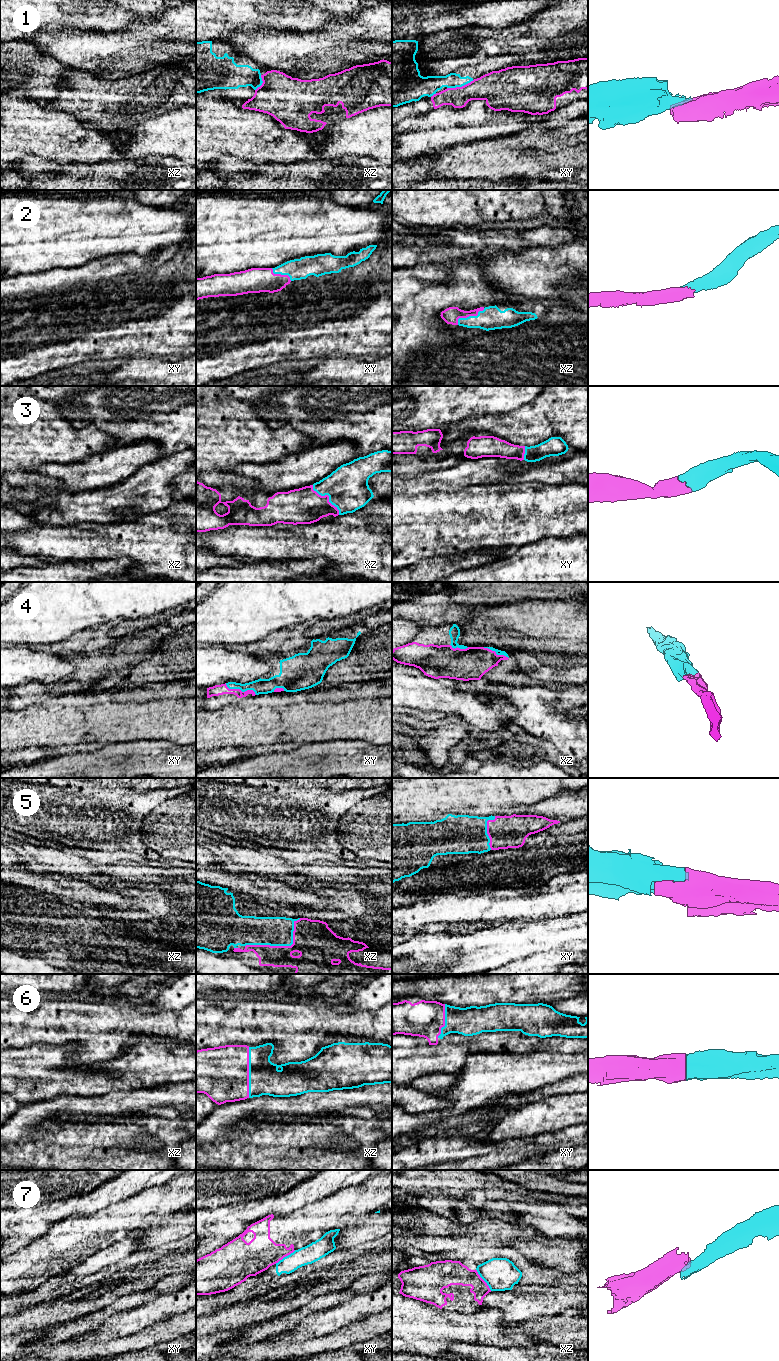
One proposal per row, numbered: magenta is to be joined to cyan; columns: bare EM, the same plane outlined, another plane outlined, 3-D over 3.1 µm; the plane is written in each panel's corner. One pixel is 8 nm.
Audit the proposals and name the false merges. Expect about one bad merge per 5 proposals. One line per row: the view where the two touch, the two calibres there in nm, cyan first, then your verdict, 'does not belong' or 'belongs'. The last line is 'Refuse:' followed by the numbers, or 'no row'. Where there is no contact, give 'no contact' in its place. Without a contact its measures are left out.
1: meets cyan in xy; 150 nm thick on the cyan side, 220 nm on the other; does not belong
2: meets cyan in xz; 190 nm thick on the cyan side, 130 nm on the other; belongs
3: meets cyan in xz; 340 nm thick on the cyan side, 280 nm on the other; belongs
4: meets cyan in xy; 130 nm thick on the cyan side, 90 nm on the other; belongs
5: meets cyan in xz; 240 nm thick on the cyan side, 300 nm on the other; belongs
6: meets cyan in xz; 260 nm thick on the cyan side, 440 nm on the other; belongs
7: meets cyan in xz; 260 nm thick on the cyan side, 190 nm on the other; does not belong
Refuse: 1, 7

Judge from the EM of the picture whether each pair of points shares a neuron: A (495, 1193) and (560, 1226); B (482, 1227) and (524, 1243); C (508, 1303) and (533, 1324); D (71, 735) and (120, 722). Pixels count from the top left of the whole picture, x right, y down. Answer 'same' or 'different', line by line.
A: different
B: same
C: different
D: same

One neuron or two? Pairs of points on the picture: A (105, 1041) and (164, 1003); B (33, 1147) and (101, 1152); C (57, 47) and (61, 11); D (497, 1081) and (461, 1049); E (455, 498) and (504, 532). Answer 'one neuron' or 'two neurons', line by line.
A: two neurons
B: one neuron
C: two neurons
D: two neurons
E: one neuron

